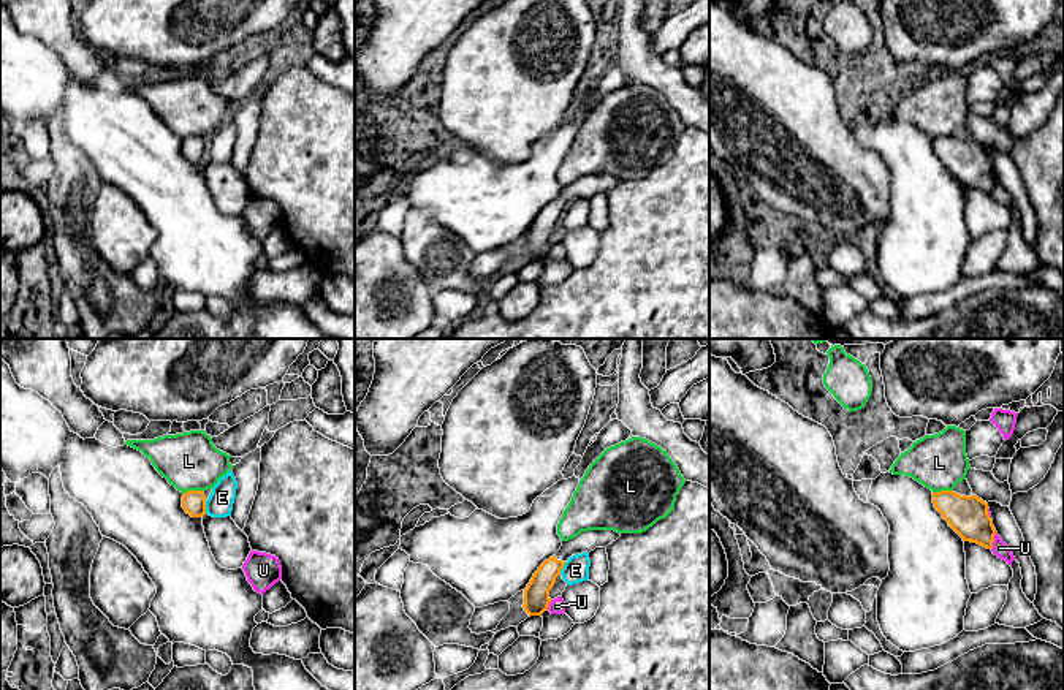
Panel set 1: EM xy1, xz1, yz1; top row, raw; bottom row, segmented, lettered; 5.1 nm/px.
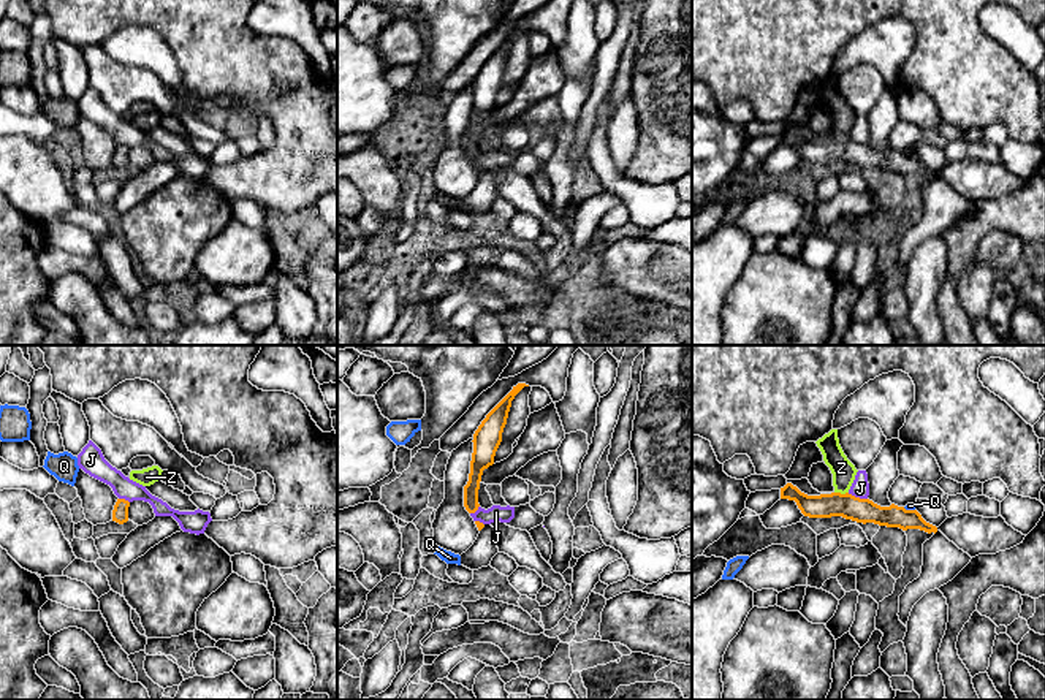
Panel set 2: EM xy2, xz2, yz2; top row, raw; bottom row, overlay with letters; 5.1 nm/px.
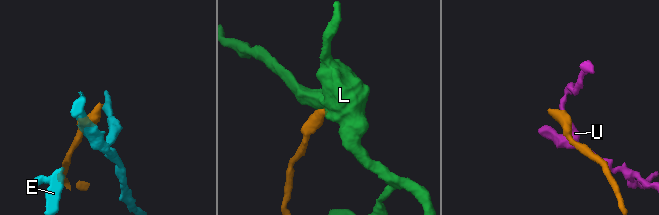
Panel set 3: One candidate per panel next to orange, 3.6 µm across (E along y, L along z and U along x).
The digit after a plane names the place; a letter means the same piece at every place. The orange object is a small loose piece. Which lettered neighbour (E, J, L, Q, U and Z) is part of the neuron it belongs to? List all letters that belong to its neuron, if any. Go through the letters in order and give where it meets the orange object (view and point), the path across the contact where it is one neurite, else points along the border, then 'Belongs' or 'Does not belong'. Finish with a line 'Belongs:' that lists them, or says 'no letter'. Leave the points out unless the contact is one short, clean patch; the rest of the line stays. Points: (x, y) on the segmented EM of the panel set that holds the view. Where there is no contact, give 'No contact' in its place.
E: Touches orange at xy1 (205, 507). Boundary: xy1 (205, 500), (206, 513). Does not belong
J: Touches orange at yz2 (857, 498). Boundary: yz2 (847, 493), (866, 499). Does not belong
L: Touches orange at yz1 (942, 491). Boundary: yz1 (952, 489), (933, 492). Does not belong
Q: Touches orange at yz2 (909, 510). Boundary: yz2 (903, 507), (914, 510). Does not belong
U: Touches orange at yz1 (993, 540). Boundary: yz1 (996, 532), (990, 548). Does not belong
Z: Touches orange at yz2 (839, 493). Boundary: yz2 (835, 491), (847, 493). Does not belong
Belongs: no letter

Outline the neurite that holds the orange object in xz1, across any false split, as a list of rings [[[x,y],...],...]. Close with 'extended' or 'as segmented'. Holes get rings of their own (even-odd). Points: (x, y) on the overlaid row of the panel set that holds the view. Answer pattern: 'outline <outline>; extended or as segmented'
outline [[[587,530],[578,536],[562,541],[560,549],[545,560],[534,573],[530,582],[524,589],[524,611],[530,616],[542,616],[549,603],[549,590],[553,589],[556,578],[560,574],[565,562],[576,554],[591,552],[595,548],[606,548],[616,541],[621,533],[614,530]]]; extended

